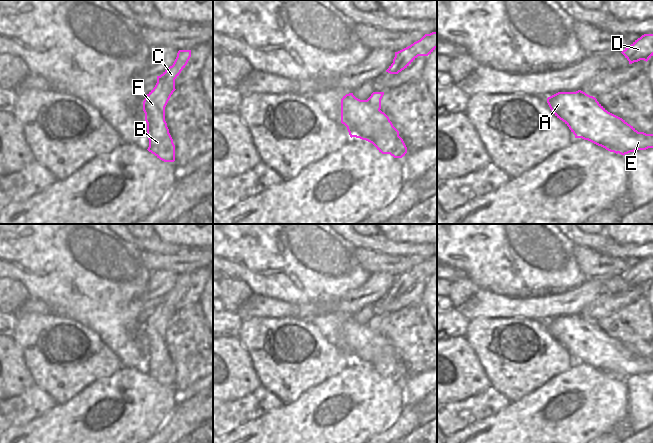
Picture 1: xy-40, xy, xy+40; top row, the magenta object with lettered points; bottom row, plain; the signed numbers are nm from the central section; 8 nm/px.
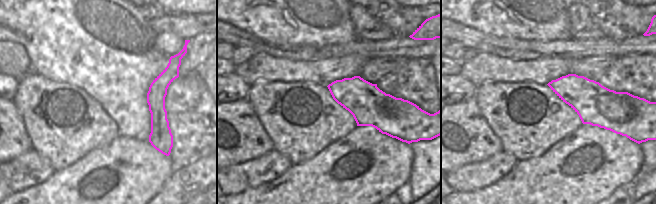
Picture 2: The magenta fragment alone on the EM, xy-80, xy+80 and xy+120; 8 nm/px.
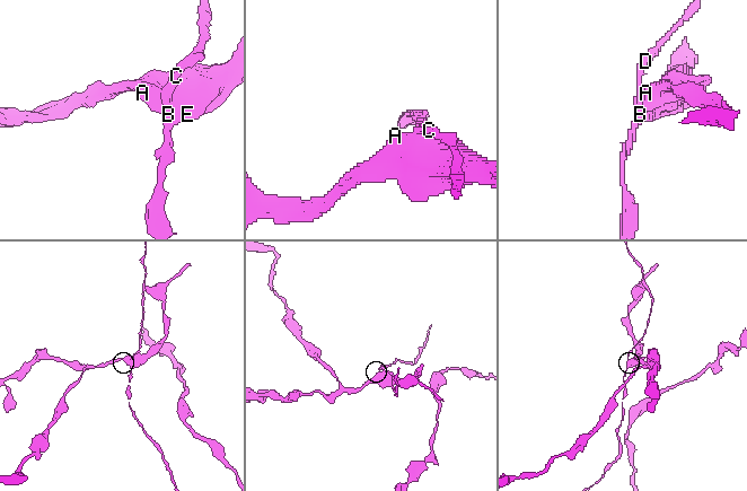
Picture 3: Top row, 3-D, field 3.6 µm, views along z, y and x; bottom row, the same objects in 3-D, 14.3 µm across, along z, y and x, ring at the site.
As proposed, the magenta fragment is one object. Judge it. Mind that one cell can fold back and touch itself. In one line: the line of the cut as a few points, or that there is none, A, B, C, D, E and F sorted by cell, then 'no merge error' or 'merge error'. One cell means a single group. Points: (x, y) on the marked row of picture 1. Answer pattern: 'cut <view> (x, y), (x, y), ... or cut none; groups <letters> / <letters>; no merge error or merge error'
cut xy (389, 121), (383, 125), (377, 140), (373, 144); groups A E / B C D F; merge error

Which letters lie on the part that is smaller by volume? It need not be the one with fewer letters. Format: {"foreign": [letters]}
{"foreign": ["B", "C", "D", "F"]}

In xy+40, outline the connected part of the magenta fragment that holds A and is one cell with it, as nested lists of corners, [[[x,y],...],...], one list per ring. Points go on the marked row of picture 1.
[[[581,90],[558,92],[548,97],[547,103],[575,138],[616,150],[621,155],[653,148],[653,134],[638,132],[622,118],[608,112],[595,97]]]

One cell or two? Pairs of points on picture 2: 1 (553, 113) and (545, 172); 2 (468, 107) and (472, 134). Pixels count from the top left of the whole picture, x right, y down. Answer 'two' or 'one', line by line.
1: two
2: one

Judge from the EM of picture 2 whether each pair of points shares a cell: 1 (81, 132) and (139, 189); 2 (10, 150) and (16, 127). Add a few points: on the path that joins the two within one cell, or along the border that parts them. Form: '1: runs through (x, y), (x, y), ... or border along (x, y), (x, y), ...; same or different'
1: border along (118, 137), (90, 151), (77, 161); different
2: runs through (10, 144), (10, 133); same

